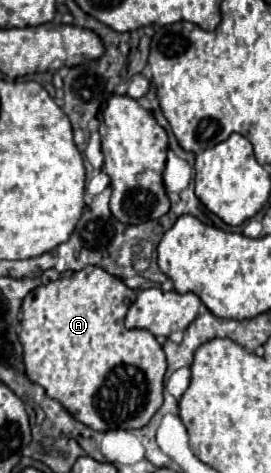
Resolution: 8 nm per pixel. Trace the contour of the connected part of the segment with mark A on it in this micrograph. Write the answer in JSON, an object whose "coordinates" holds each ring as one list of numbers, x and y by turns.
{"coordinates":[[86,266,72,276,38,286,22,302,20,344,24,348,22,362,26,376,30,382,40,384,46,394,58,400,78,422,94,428,96,432,144,428,162,406,166,356,148,330,126,330,124,316,134,300,136,292,120,278,98,266]]}

